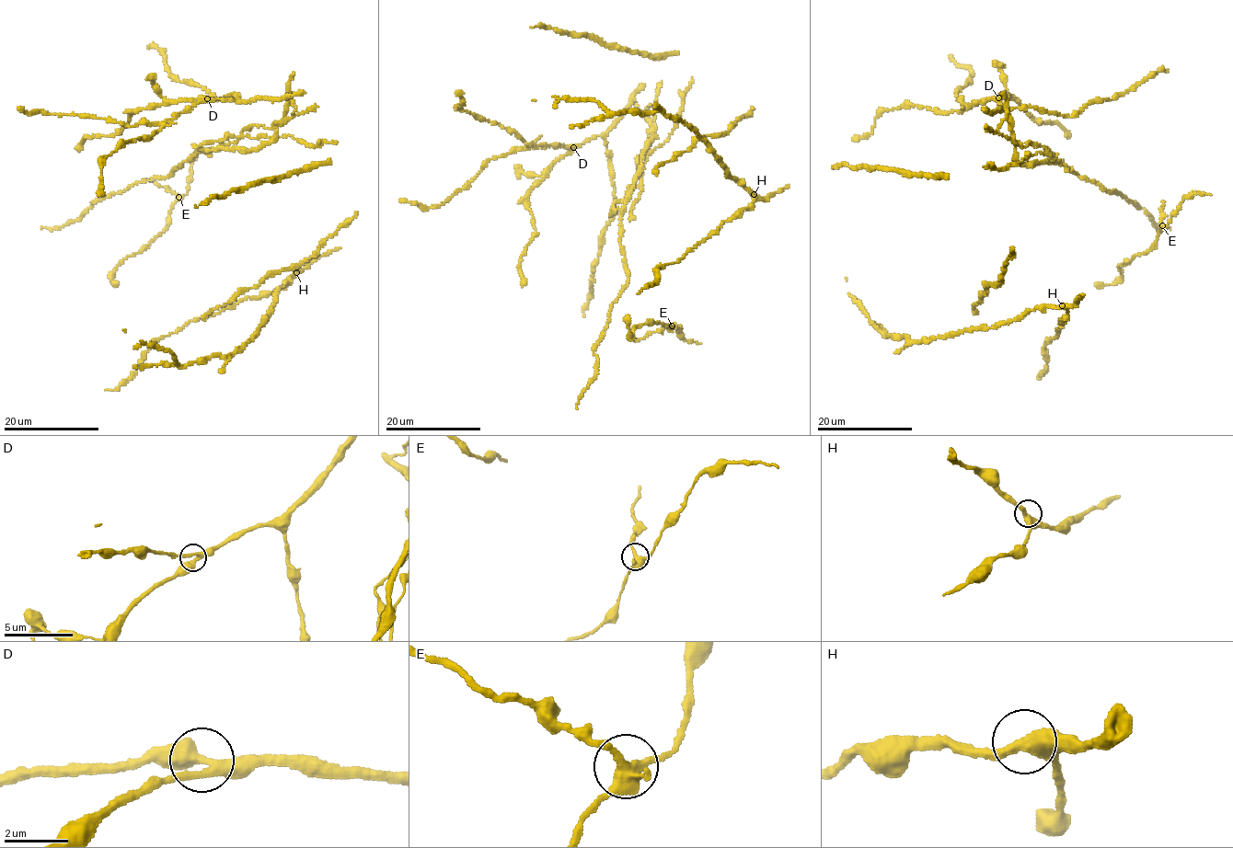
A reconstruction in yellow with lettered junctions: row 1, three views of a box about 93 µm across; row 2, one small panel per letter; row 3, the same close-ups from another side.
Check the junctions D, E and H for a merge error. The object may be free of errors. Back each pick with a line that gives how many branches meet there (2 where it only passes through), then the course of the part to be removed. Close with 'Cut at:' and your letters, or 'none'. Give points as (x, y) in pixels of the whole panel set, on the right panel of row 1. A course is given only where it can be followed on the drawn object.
E: 3 | (1162, 225), (1162, 200)
Cut at: E

